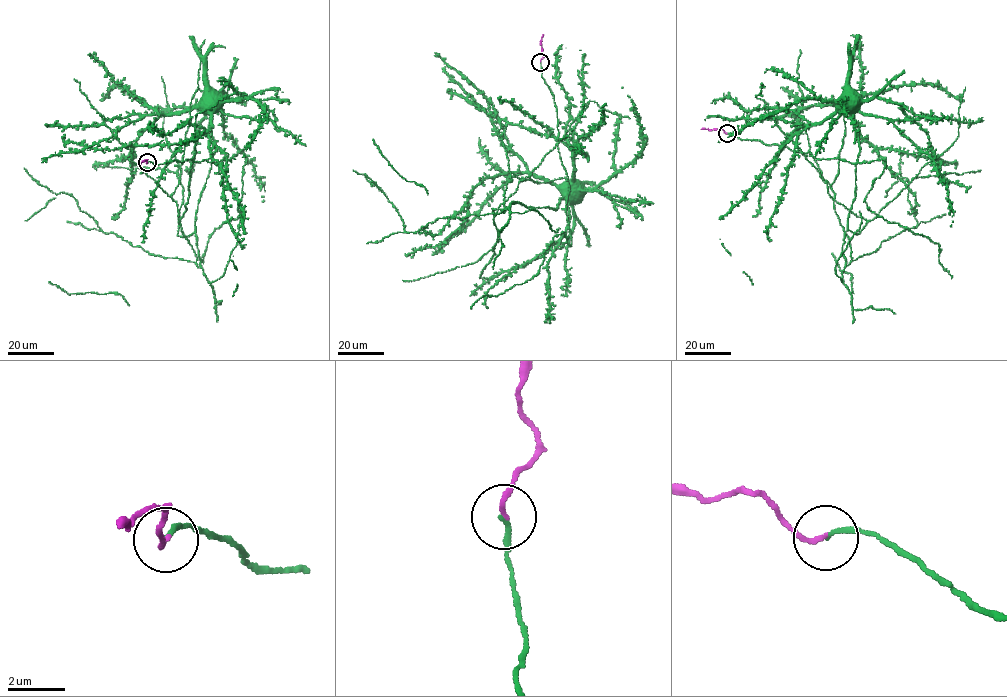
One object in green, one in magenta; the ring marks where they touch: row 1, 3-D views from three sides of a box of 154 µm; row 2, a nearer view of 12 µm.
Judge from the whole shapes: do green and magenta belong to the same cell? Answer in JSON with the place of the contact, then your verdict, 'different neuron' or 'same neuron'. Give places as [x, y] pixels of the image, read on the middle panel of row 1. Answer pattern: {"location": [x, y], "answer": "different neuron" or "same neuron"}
{"location": [540, 62], "answer": "same neuron"}

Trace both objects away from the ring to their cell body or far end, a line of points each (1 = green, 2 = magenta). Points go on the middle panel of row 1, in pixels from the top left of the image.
1: (540, 62), (541, 76), (557, 111), (555, 147), (577, 121), (574, 170), (565, 185)
2: (540, 62), (543, 34)

